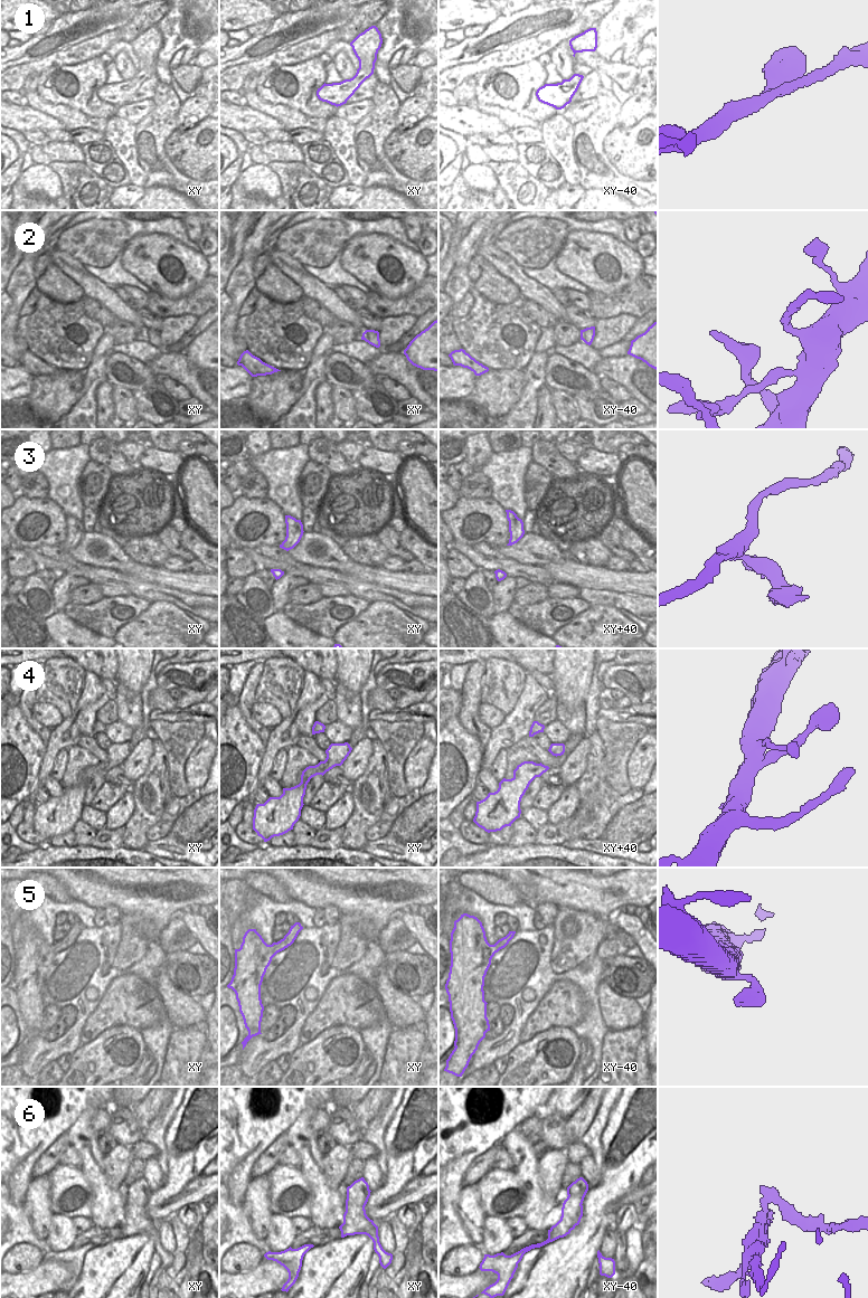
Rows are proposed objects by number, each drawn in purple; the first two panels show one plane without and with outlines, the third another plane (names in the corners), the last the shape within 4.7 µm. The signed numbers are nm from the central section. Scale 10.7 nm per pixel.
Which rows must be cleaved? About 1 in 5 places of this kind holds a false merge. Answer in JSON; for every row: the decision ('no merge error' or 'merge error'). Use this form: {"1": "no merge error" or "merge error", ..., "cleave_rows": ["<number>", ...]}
{"1": "no merge error", "2": "no merge error", "3": "no merge error", "4": "no merge error", "5": "no merge error", "6": "merge error", "cleave_rows": ["6"]}

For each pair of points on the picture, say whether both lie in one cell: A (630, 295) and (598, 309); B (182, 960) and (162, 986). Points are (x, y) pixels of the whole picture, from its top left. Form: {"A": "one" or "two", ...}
{"A": "one", "B": "two"}

